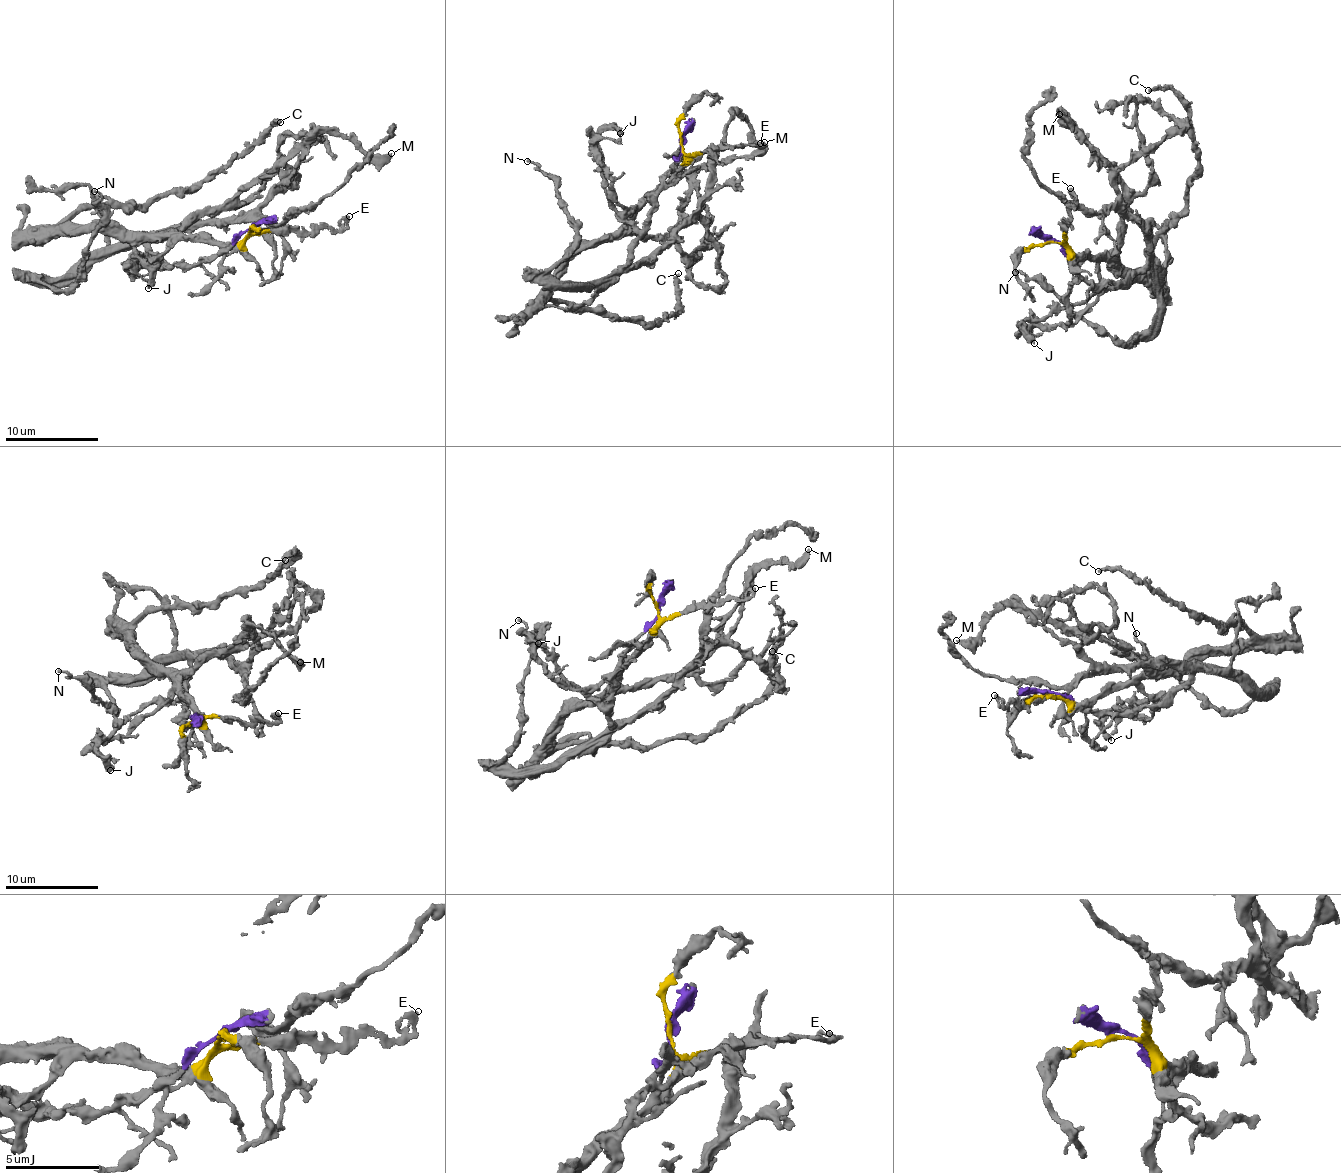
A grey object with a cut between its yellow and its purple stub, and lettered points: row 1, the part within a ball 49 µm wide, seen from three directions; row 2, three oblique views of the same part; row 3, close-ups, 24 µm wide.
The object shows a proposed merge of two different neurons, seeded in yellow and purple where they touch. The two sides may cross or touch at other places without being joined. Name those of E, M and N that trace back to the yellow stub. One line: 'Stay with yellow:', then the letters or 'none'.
Stay with yellow: E, M

